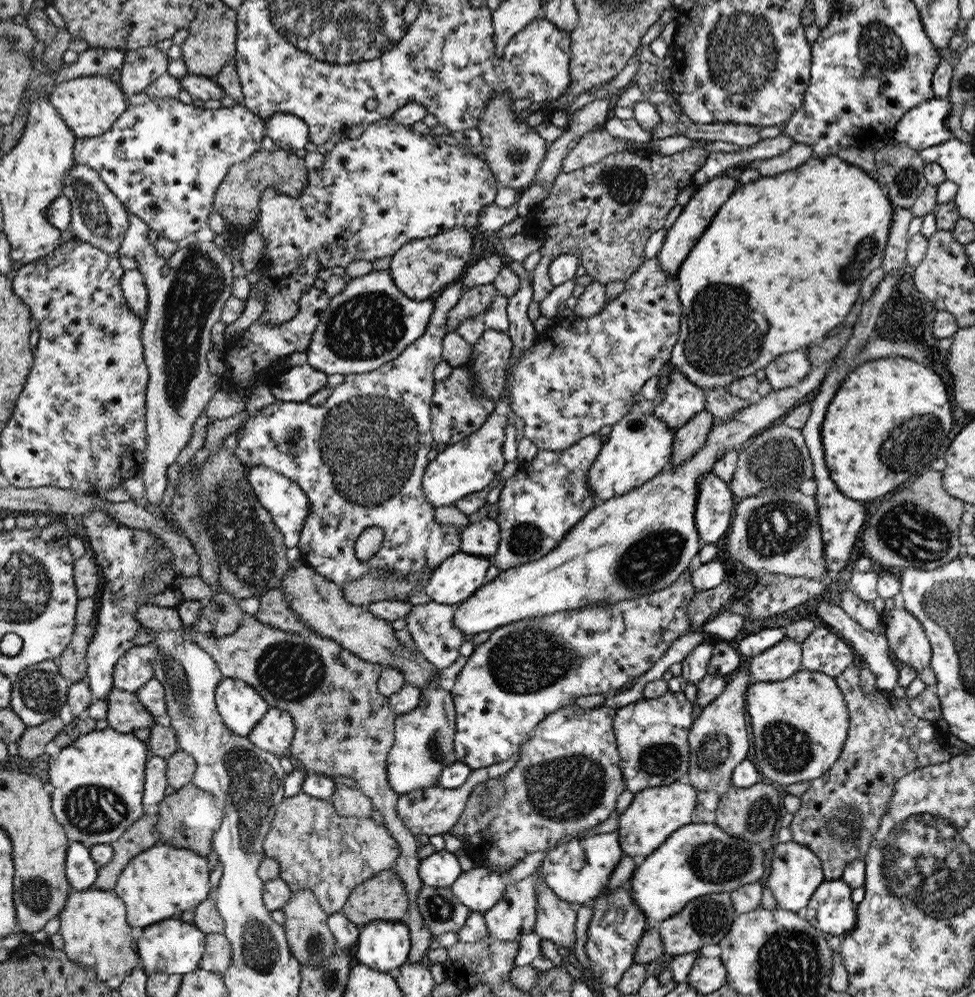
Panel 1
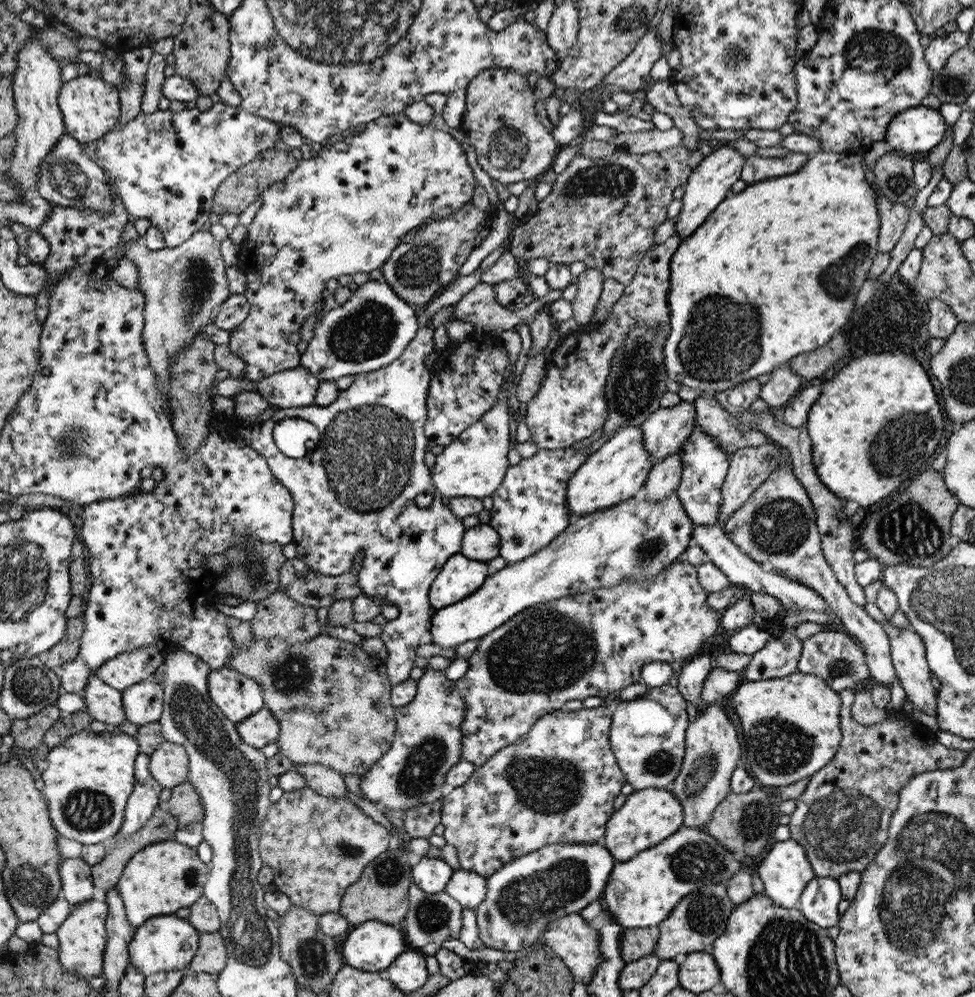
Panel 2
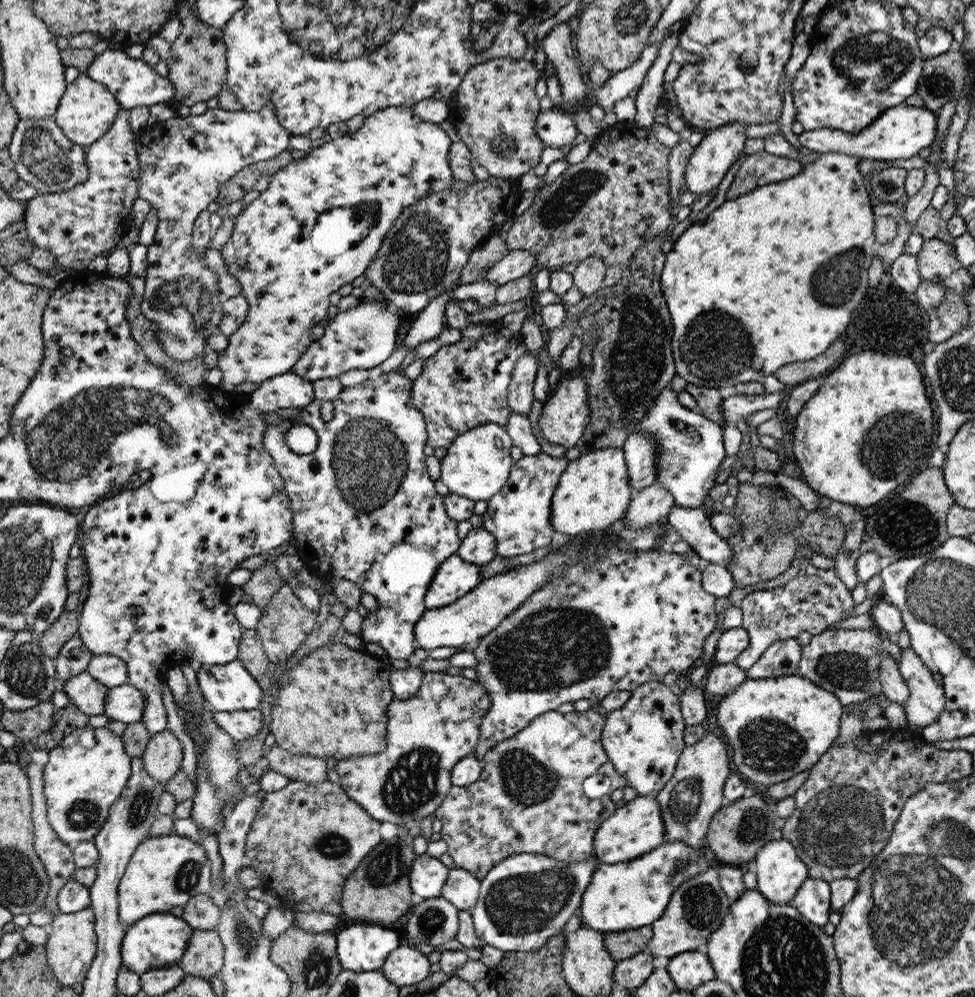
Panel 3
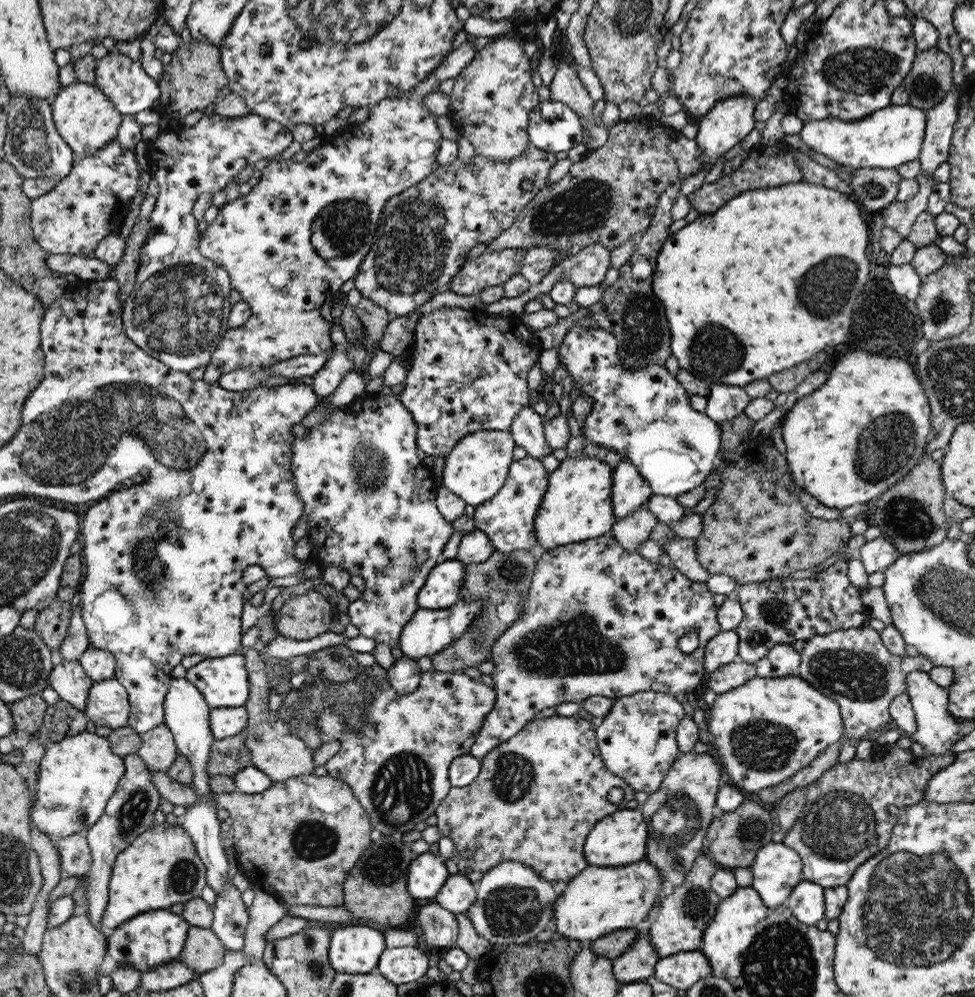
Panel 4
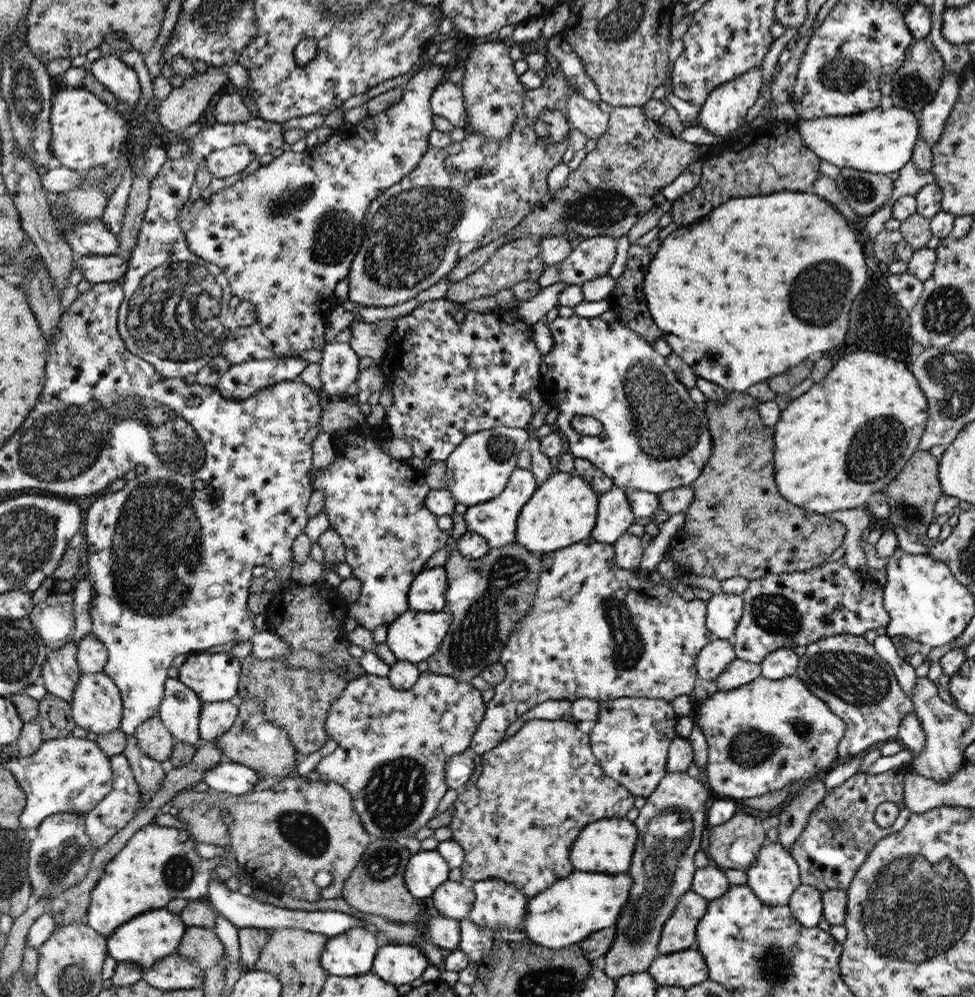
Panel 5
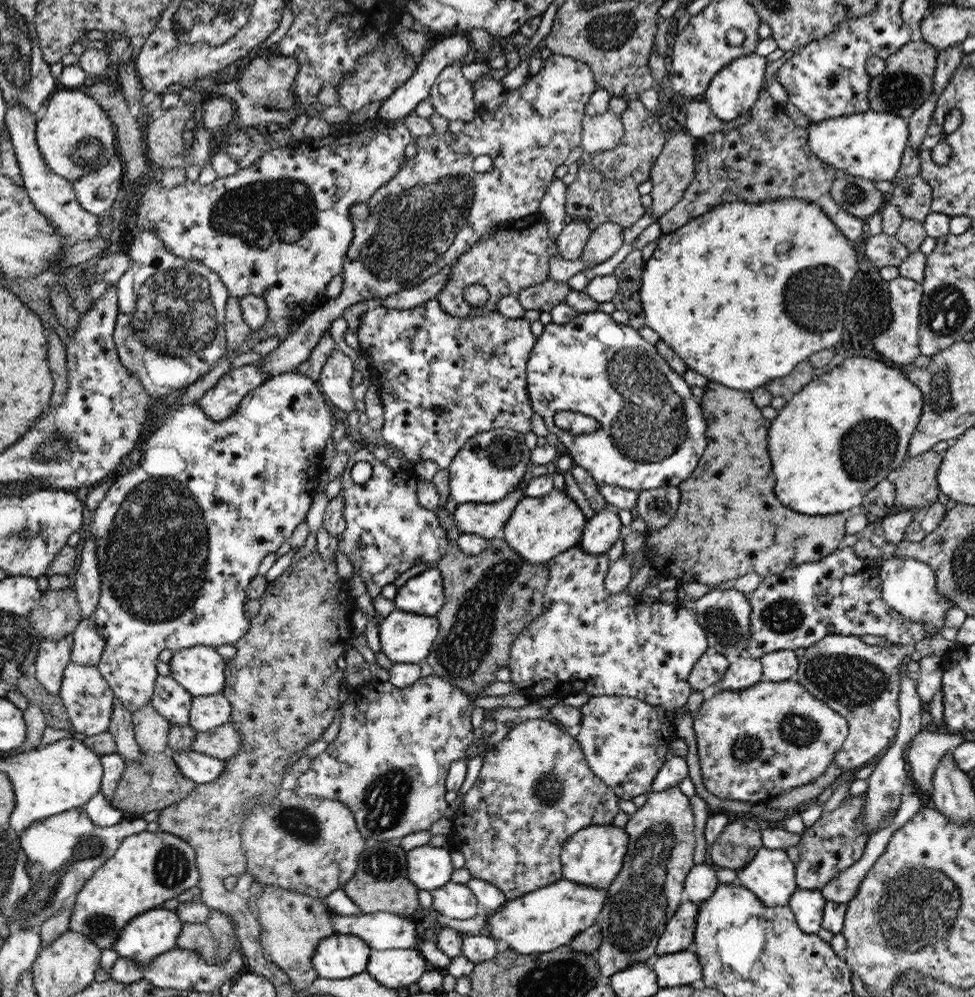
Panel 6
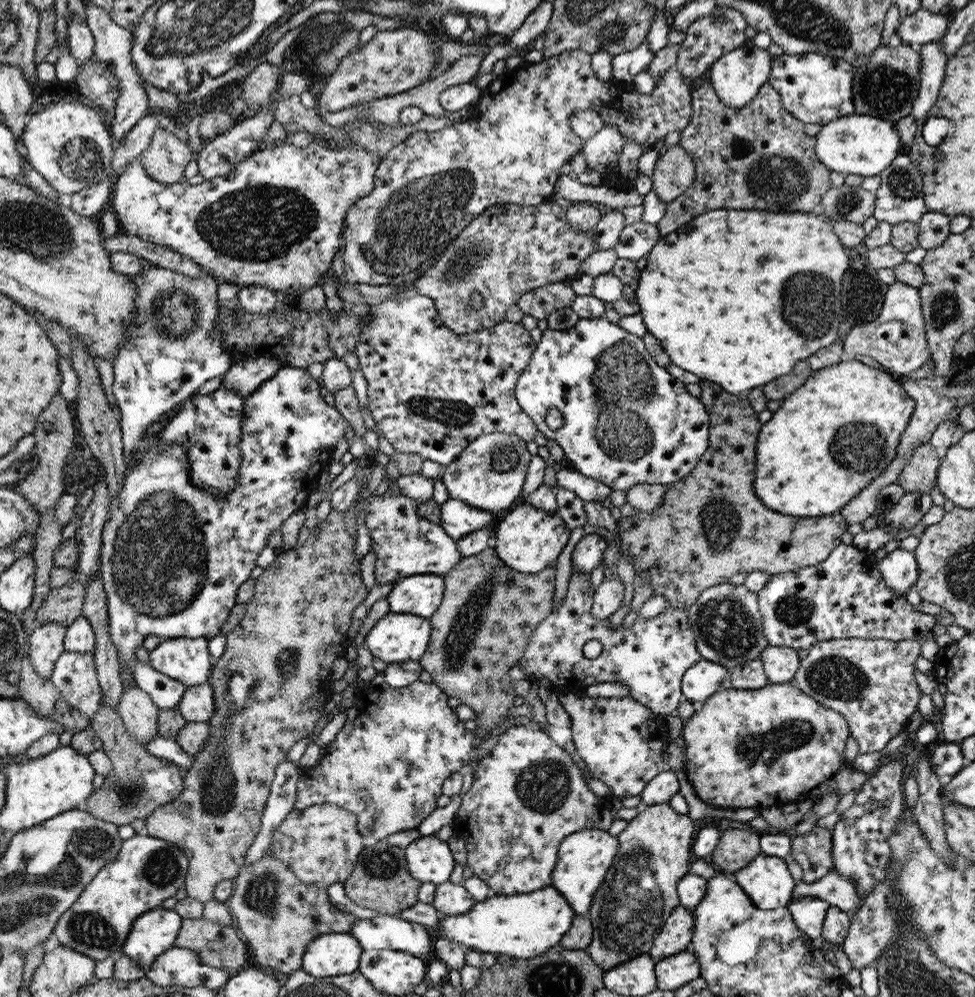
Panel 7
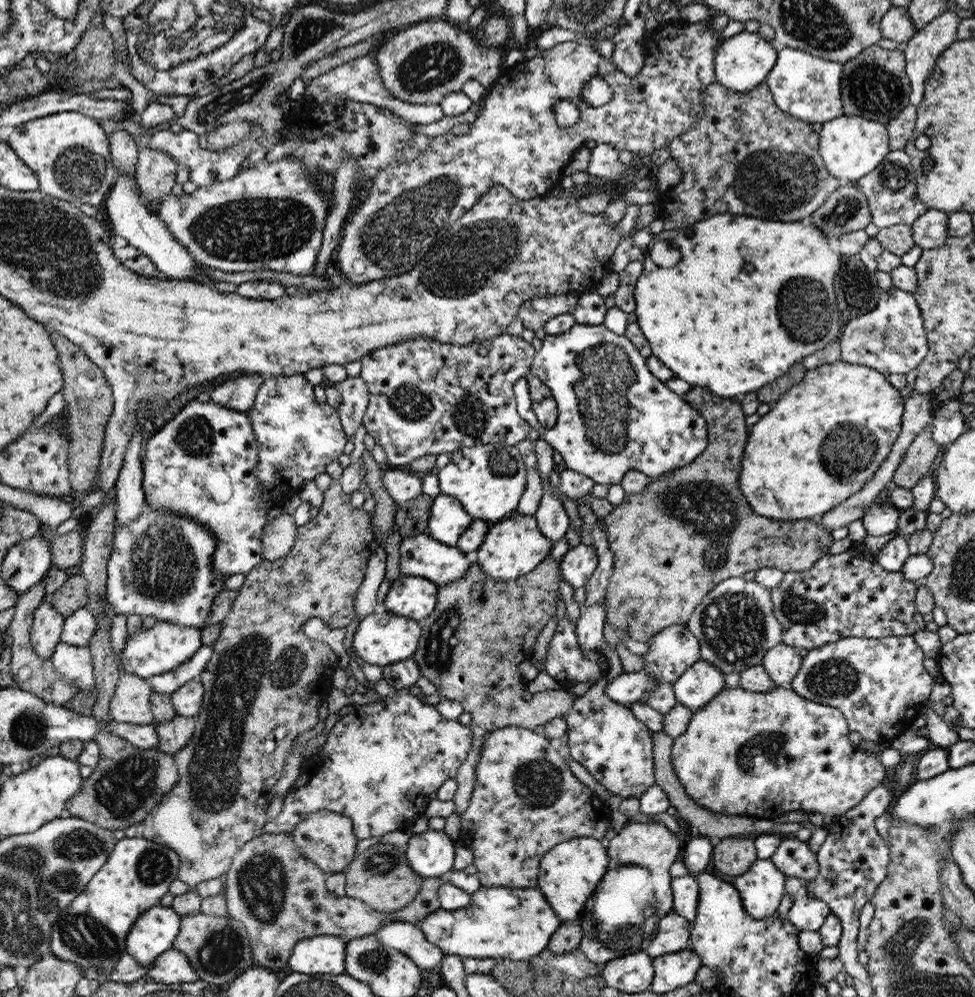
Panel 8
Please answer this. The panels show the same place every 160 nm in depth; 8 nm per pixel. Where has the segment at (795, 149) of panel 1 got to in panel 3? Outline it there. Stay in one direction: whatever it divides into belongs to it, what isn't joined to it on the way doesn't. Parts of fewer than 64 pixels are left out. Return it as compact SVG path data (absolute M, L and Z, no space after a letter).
M765 149L748 155L728 188L727 200L741 197L760 186L788 180L803 169L801 162L770 154Z

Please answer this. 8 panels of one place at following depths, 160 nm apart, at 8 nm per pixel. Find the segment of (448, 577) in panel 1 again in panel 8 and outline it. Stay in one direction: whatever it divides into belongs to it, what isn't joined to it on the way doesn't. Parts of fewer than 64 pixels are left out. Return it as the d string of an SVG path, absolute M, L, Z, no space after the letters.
M423 577L399 578L384 598L385 611L422 622L436 606L437 590L436 583Z

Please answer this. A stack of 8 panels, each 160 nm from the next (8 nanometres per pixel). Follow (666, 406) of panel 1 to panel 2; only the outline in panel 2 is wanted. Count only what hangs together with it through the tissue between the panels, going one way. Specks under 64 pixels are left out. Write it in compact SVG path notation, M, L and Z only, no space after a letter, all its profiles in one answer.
M682 400L674 407L660 407L641 424L651 463L658 464L674 454L692 434L695 422L693 402Z

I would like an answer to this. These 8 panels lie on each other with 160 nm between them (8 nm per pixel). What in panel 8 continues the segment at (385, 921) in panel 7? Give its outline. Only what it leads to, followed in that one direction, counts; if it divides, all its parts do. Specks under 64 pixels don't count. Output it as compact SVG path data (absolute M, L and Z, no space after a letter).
M390 923L378 929L375 935L384 946L403 952L422 970L438 969L441 960L445 957L439 946L426 940L418 924Z

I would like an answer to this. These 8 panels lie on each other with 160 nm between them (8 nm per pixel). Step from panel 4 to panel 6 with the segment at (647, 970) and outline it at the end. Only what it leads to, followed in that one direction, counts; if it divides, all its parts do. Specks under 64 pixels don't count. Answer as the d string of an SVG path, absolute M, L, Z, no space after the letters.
M679 786L667 790L649 793L646 804L634 812L625 826L629 834L629 852L626 854L625 865L616 880L607 886L607 899L602 907L597 924L602 929L602 942L594 954L600 964L602 979L607 979L621 970L628 969L639 962L648 962L656 955L656 948L661 934L670 918L677 913L684 897L685 878L694 866L694 816L690 810L690 800L682 794Z

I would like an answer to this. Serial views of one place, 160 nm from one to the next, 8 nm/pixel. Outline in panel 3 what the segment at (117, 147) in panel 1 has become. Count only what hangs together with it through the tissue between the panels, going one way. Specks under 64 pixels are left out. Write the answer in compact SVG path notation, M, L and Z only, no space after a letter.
M272 103L259 111L230 111L210 108L201 115L174 116L166 121L145 125L135 133L135 149L141 173L138 185L139 198L147 200L157 212L159 221L154 242L147 246L149 265L145 274L142 294L142 315L158 322L156 339L162 343L165 353L174 361L192 361L199 354L210 354L210 336L215 332L222 304L218 300L216 282L219 276L210 270L195 253L193 226L199 214L214 202L222 186L248 165L270 160L284 153L290 143L289 131L280 123Z

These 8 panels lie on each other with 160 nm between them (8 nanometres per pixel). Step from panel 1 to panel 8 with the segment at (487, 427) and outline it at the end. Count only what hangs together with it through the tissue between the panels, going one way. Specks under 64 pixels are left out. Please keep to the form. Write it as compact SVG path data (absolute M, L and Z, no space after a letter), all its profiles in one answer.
M492 443L466 447L450 454L447 465L437 473L440 478L442 494L450 495L458 499L465 510L473 515L474 519L482 519L487 522L499 522L510 516L521 502L526 486L526 464L520 456L520 452L513 446L503 443Z

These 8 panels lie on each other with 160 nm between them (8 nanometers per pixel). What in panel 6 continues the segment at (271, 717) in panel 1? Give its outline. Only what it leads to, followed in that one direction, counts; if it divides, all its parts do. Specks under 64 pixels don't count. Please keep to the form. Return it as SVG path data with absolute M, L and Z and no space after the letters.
M224 694L192 697L188 724L198 733L212 731L231 722L232 703Z

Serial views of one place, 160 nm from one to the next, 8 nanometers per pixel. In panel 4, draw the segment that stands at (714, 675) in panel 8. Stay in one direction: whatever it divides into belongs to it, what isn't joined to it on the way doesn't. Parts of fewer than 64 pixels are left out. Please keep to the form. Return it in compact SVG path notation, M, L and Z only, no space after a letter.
M722 631L716 638L711 638L706 645L705 667L706 672L712 673L721 666L738 660L739 636L734 631Z

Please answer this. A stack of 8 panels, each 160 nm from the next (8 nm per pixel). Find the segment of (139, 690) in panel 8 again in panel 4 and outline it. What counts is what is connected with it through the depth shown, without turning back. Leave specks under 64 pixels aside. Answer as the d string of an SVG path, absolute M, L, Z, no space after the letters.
M164 723L148 732L139 733L141 745L137 752L150 770L168 772L180 752L173 731Z

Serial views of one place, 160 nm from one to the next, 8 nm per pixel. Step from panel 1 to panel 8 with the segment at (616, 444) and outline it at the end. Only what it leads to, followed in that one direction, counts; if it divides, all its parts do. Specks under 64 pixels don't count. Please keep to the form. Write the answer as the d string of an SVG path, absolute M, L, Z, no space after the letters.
M514 514L489 527L484 542L476 551L476 562L490 579L510 582L536 569L550 556L553 546L551 540L542 534L534 515Z

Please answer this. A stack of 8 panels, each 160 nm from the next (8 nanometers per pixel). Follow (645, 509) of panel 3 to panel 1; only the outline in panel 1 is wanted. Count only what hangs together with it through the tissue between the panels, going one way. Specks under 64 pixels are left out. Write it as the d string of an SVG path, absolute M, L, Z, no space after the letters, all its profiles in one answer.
M708 410L695 414L686 424L675 431L674 448L669 464L679 466L704 449L706 437L713 428L715 416Z

